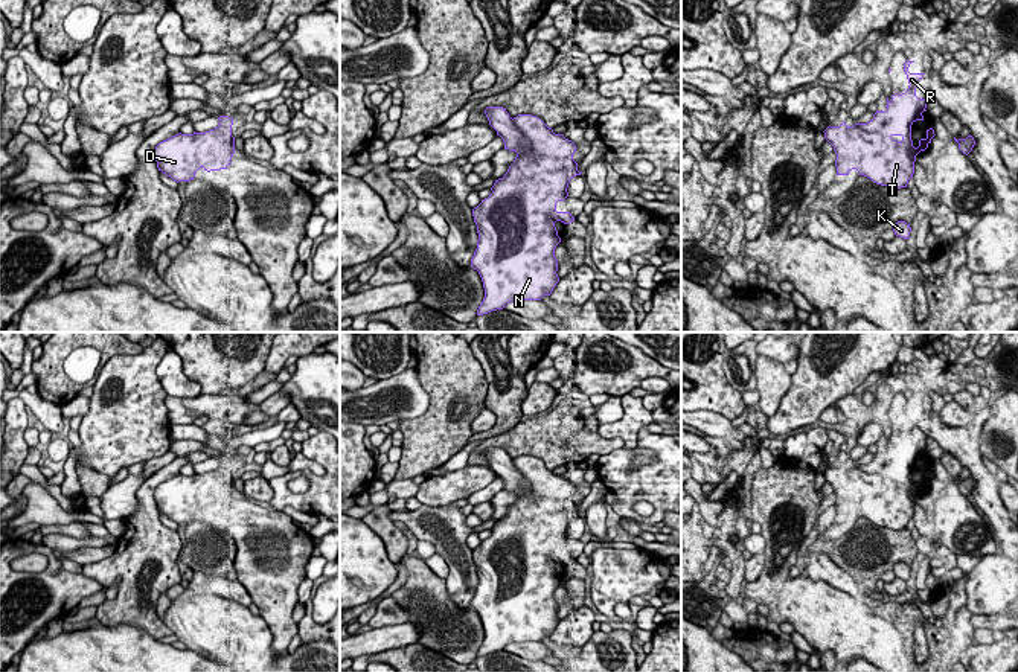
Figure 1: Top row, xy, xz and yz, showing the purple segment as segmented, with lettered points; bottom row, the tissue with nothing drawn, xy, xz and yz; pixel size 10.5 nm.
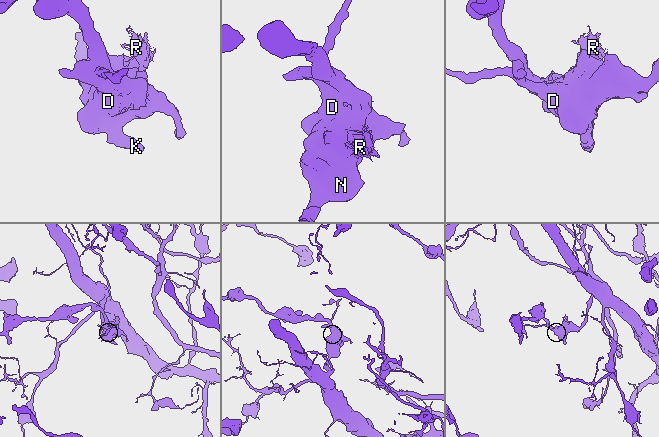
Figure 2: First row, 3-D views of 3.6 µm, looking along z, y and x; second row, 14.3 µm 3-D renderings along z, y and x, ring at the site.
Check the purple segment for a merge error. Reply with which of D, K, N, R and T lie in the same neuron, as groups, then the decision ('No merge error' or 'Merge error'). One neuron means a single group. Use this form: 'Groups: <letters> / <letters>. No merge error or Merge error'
Groups: D K N T / R. Merge error

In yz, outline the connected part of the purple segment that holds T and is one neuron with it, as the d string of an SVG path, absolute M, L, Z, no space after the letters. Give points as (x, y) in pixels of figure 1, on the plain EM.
M933 469L927 471L927 478L919 482L917 489L911 489L879 474L863 474L860 482L853 483L860 495L860 517L881 527L907 529L914 515L916 497L928 489L934 477Z

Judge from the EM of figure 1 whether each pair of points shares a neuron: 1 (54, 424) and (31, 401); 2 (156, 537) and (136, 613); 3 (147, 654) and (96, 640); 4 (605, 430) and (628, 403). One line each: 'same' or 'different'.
1: same
2: same
3: same
4: same

